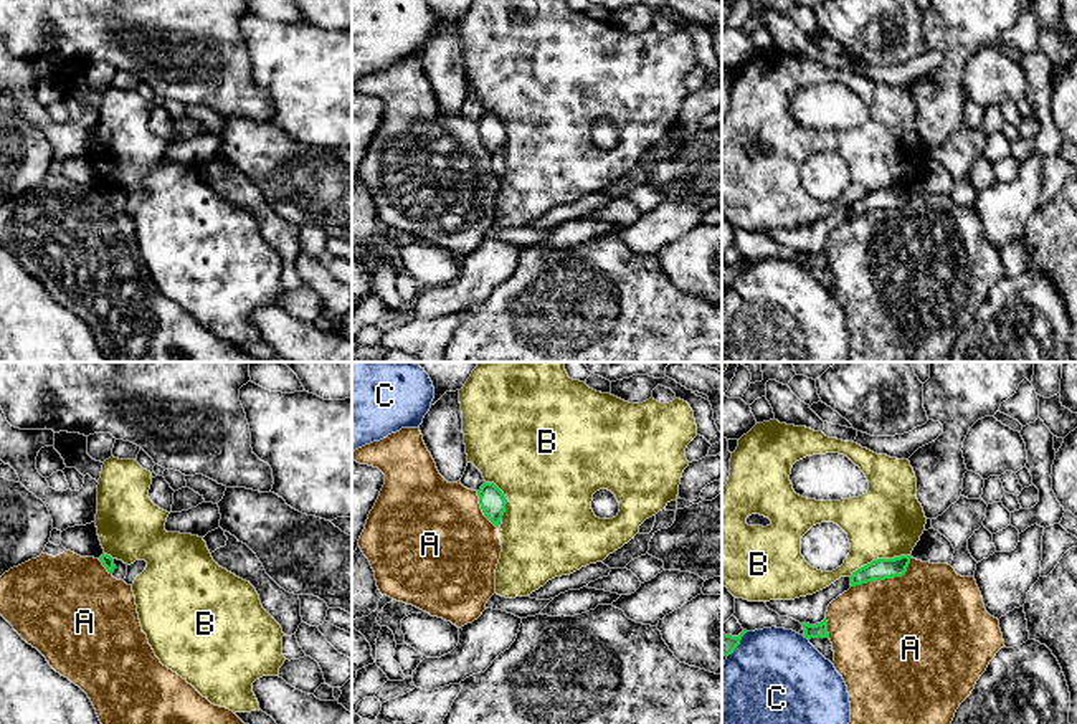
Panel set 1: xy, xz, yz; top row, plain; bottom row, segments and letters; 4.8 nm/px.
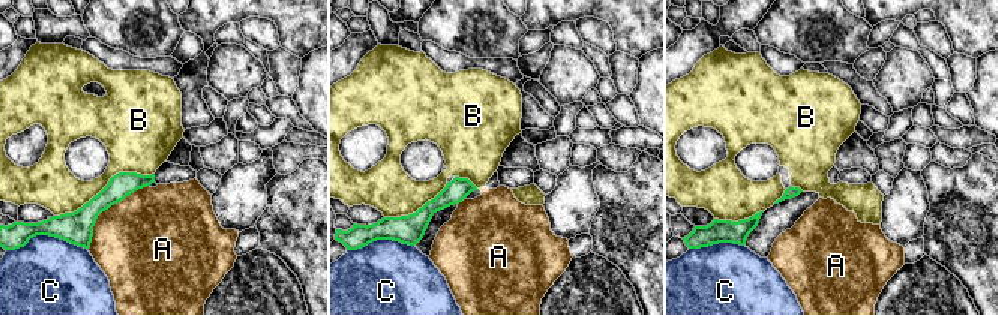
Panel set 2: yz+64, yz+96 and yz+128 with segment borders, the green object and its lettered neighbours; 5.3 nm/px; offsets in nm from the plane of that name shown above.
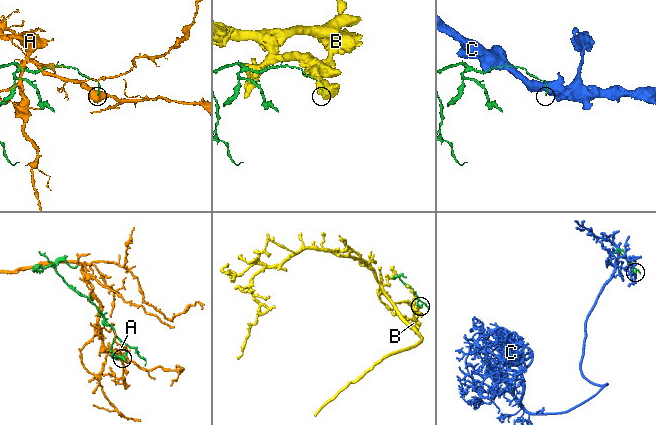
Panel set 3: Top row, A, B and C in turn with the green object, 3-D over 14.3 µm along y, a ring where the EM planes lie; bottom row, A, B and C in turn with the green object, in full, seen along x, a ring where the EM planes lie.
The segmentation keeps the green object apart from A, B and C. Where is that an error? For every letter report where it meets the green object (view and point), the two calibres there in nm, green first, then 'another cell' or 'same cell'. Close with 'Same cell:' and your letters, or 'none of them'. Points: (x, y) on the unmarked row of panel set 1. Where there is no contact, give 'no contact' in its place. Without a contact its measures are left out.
A: contact yz (884, 209); calibres 110 and 500 nm; another cell
B: contact yz (879, 189); calibres 110 and 360 nm; another cell
C: contact yz (739, 273); calibres 100 and 500 nm; another cell
Same cell: none of them

